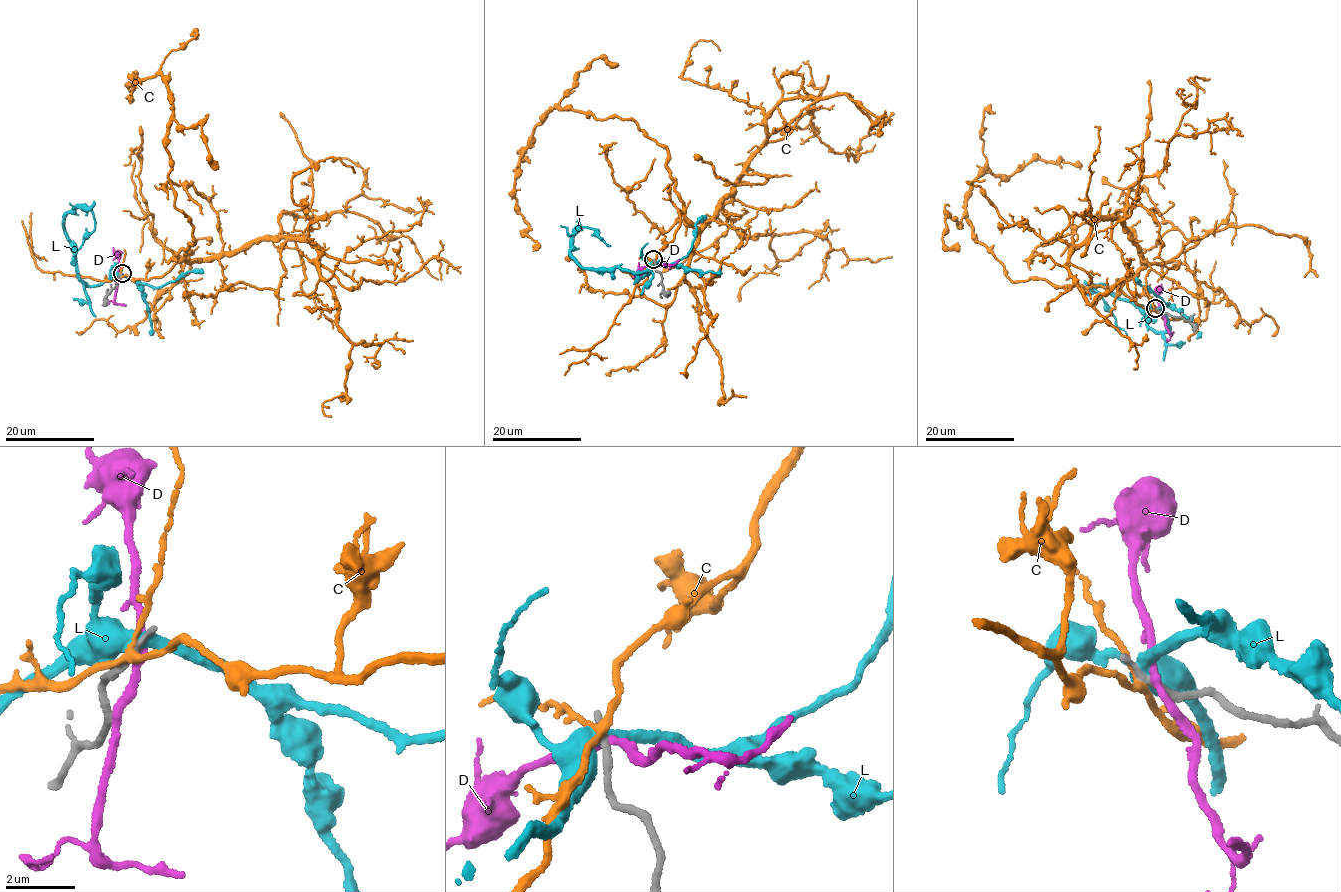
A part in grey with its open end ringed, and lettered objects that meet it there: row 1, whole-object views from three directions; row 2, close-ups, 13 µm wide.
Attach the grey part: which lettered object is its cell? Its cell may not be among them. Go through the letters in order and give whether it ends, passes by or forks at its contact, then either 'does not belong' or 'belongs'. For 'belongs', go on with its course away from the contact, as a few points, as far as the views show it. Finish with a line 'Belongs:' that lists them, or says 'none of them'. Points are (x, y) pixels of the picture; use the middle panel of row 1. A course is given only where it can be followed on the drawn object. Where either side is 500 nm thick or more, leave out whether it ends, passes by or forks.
C: it forks | does not belong
D: it passes by | does not belong
L: it passes by | does not belong
Belongs: none of them

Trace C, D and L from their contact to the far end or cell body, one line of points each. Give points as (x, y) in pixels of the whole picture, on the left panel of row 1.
C: (119, 276), (147, 280), (281, 236), (310, 244), (346, 288), (396, 283), (438, 255), (446, 273)
D: (119, 277), (115, 301), (126, 305)
L: (119, 276), (90, 286), (79, 279), (65, 217), (79, 206), (92, 211), (95, 227), (75, 253), (73, 265)

